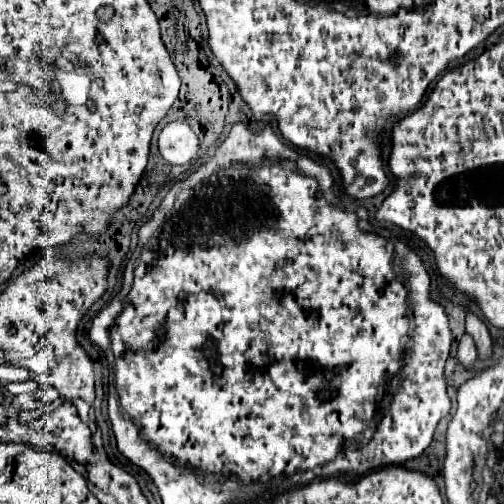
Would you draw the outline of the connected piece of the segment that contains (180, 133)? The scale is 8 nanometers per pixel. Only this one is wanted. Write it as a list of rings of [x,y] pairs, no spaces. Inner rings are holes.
[[[185,120],[169,122],[159,136],[159,152],[171,164],[189,164],[199,154],[199,138]]]

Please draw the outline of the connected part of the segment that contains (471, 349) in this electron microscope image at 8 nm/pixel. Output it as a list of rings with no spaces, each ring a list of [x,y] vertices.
[[[465,334],[463,338],[461,338],[461,342],[459,342],[459,350],[457,350],[457,360],[469,370],[469,368],[473,368],[473,364],[475,364],[475,360],[477,360],[477,348],[475,348],[475,344],[473,344],[473,338],[469,336],[469,334]]]

